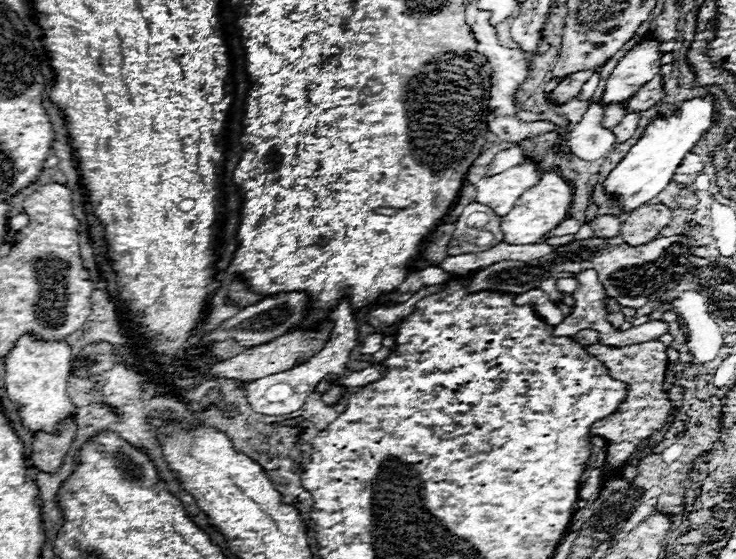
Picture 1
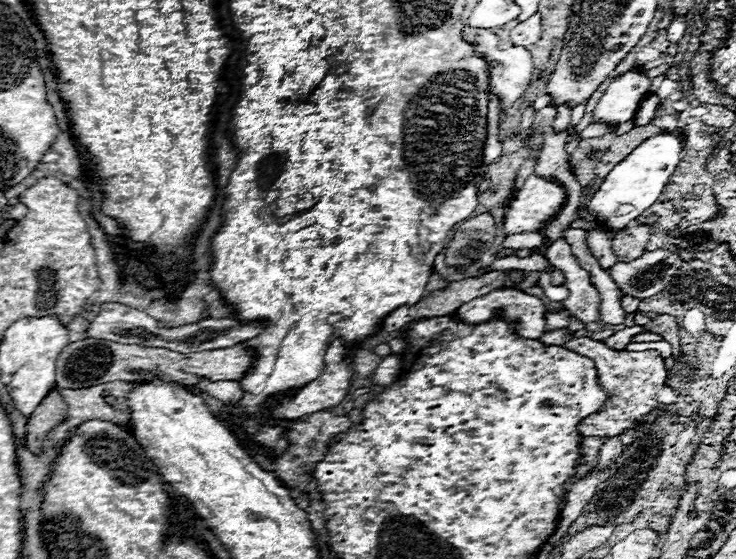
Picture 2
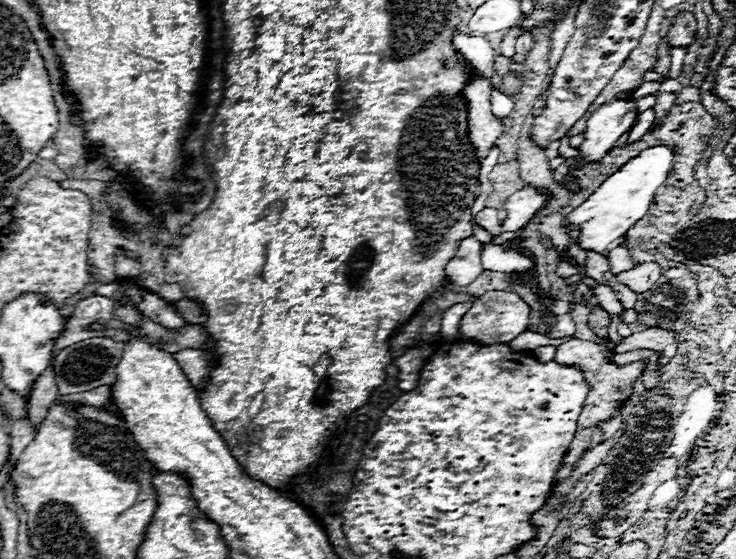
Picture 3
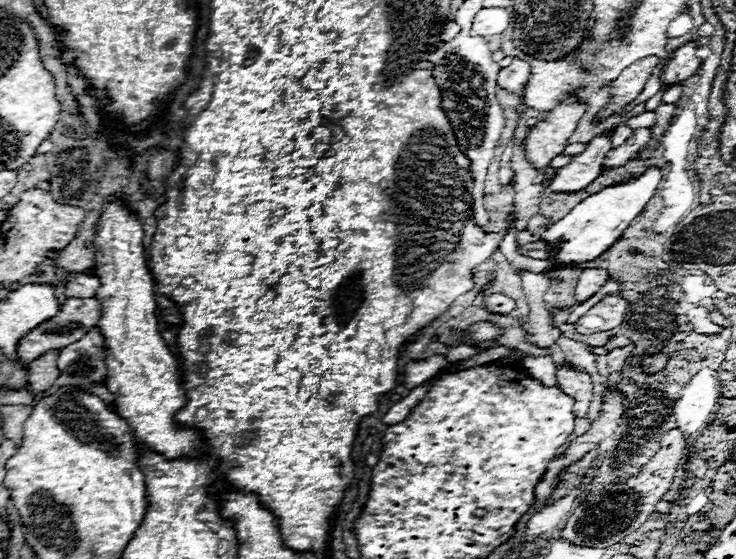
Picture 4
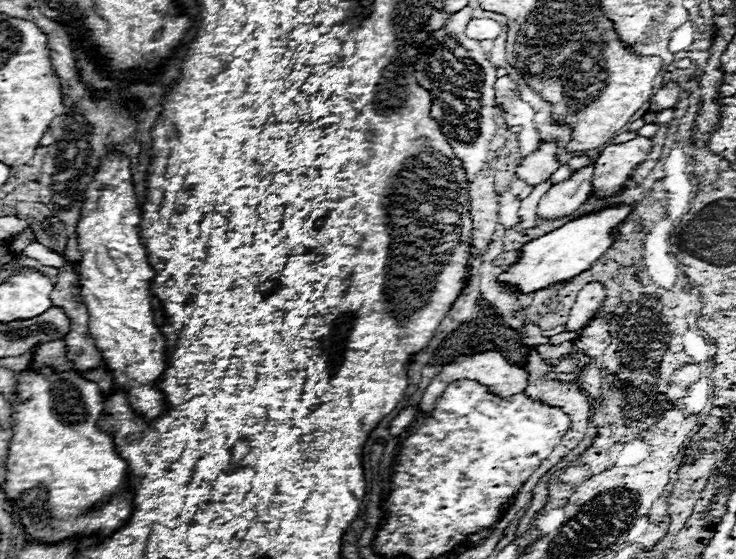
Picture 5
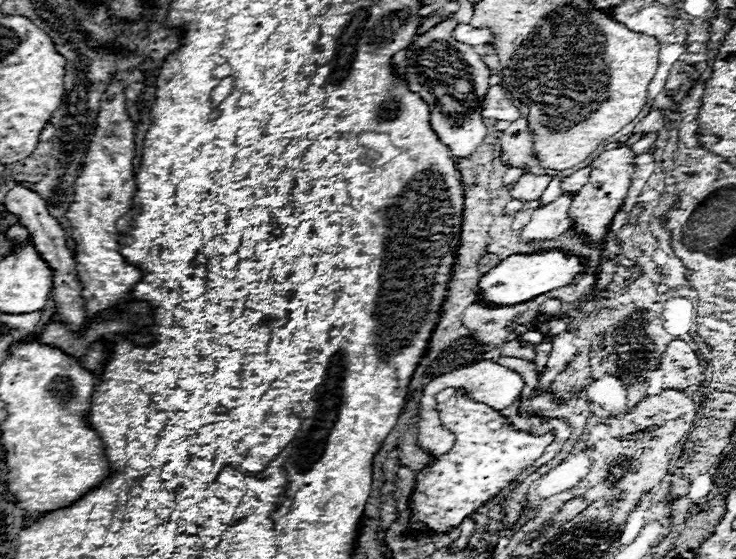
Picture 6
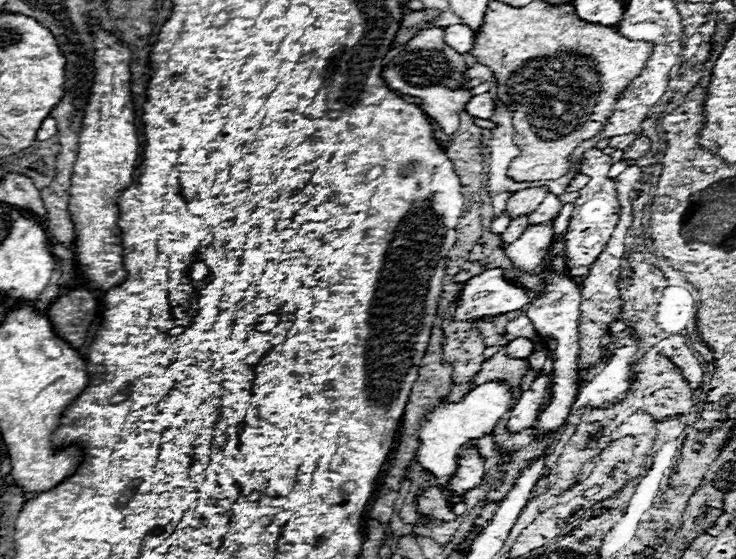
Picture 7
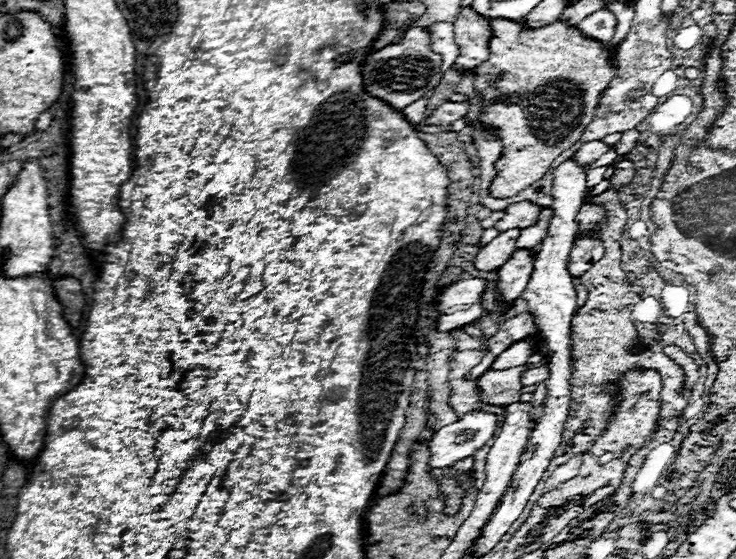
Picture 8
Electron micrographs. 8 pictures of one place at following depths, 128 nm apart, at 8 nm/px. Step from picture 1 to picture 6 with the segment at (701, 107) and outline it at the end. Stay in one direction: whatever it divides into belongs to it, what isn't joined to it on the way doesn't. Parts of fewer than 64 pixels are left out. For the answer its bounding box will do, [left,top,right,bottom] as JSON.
[480,248,588,306]

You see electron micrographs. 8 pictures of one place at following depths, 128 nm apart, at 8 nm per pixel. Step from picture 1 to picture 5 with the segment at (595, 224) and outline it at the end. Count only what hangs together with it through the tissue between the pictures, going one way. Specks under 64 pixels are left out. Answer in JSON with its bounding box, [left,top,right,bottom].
[566,282,606,330]

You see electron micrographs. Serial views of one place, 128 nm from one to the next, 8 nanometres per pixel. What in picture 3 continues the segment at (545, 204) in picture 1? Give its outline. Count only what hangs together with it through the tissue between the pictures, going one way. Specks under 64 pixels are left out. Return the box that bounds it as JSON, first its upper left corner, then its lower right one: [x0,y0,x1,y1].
[504,186,548,232]

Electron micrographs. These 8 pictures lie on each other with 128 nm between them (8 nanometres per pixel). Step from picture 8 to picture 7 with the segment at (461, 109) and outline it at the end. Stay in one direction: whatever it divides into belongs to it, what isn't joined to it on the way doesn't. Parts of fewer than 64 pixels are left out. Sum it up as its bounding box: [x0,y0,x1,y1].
[468,92,496,120]

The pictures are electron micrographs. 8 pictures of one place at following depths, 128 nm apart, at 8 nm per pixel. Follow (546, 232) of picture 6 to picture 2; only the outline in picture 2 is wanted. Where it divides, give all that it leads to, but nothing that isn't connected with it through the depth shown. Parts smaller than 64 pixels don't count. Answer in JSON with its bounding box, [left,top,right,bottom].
[594,68,652,124]

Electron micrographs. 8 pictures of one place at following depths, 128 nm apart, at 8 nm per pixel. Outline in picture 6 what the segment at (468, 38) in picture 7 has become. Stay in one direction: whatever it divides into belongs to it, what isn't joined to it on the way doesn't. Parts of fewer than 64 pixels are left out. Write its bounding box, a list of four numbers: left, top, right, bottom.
[454,24,492,46]

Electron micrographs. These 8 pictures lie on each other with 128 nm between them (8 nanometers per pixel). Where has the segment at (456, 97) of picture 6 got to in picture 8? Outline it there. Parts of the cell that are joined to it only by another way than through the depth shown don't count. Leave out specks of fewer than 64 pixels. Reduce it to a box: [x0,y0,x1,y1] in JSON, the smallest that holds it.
[364,28,442,108]

